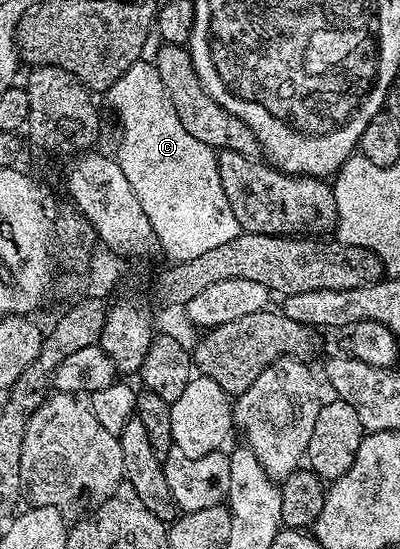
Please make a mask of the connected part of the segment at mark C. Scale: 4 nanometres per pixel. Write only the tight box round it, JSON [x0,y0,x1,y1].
[107,60,242,263]

